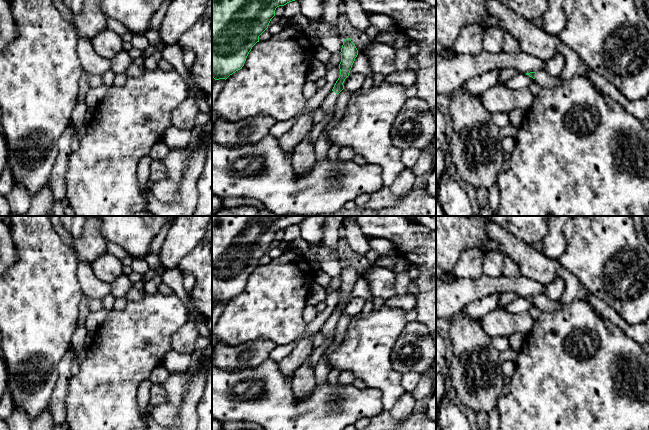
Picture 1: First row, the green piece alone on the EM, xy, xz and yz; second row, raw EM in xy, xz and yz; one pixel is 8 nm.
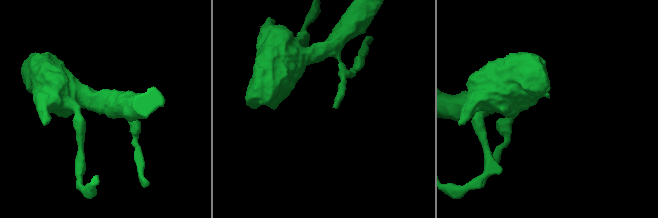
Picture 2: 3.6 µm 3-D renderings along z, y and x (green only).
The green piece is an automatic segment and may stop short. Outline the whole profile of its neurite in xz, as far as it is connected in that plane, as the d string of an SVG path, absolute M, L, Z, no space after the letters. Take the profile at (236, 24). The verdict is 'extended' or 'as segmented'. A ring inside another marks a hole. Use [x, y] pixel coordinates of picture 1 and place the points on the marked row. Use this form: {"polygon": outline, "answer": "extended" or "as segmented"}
{"polygon": "M212 0L212 77L227 79L242 69L252 47L268 28L275 10L295 0Z", "answer": "as segmented"}

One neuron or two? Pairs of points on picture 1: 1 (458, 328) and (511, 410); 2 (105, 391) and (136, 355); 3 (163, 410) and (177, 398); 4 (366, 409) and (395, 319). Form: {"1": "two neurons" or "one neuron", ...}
{"1": "two neurons", "2": "one neuron", "3": "one neuron", "4": "two neurons"}

